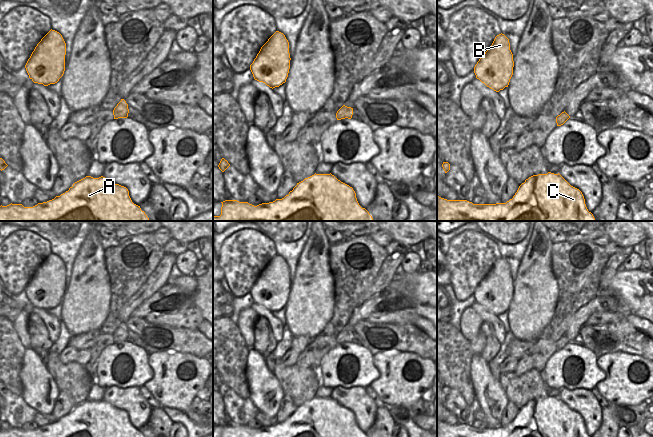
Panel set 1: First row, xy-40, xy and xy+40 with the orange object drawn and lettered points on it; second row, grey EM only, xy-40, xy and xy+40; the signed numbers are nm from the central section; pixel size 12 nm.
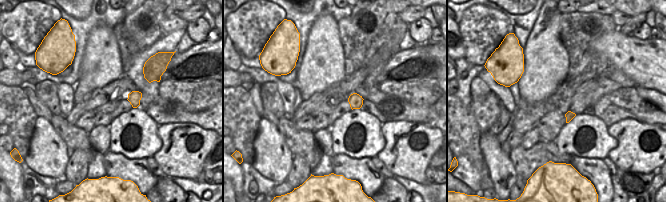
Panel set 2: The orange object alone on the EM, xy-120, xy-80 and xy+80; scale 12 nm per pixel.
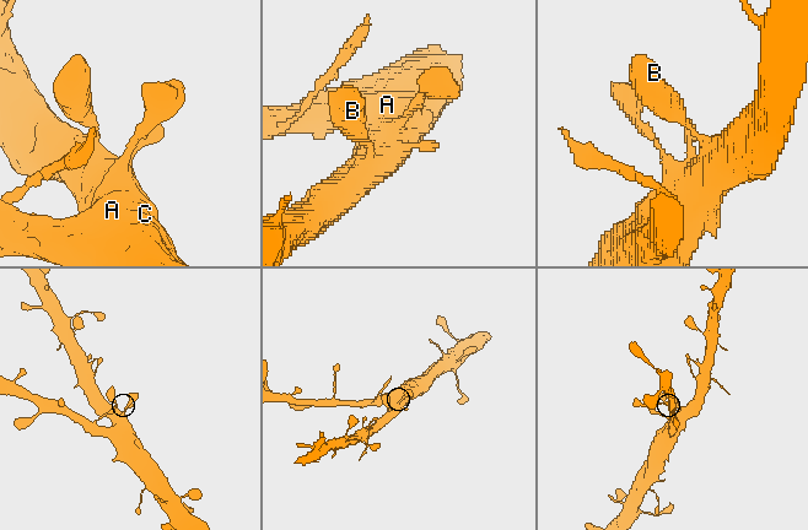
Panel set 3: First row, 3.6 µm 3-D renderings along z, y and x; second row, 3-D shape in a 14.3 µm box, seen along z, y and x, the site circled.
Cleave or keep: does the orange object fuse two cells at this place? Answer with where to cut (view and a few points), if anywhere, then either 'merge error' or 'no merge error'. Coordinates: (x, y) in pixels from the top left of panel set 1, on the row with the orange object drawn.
cut none; no merge error

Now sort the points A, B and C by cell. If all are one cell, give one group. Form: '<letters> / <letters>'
A B C

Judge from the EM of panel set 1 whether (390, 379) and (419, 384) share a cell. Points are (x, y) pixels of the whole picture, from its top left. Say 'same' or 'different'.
same

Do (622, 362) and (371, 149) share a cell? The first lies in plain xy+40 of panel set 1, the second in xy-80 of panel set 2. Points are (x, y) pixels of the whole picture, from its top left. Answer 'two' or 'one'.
two

